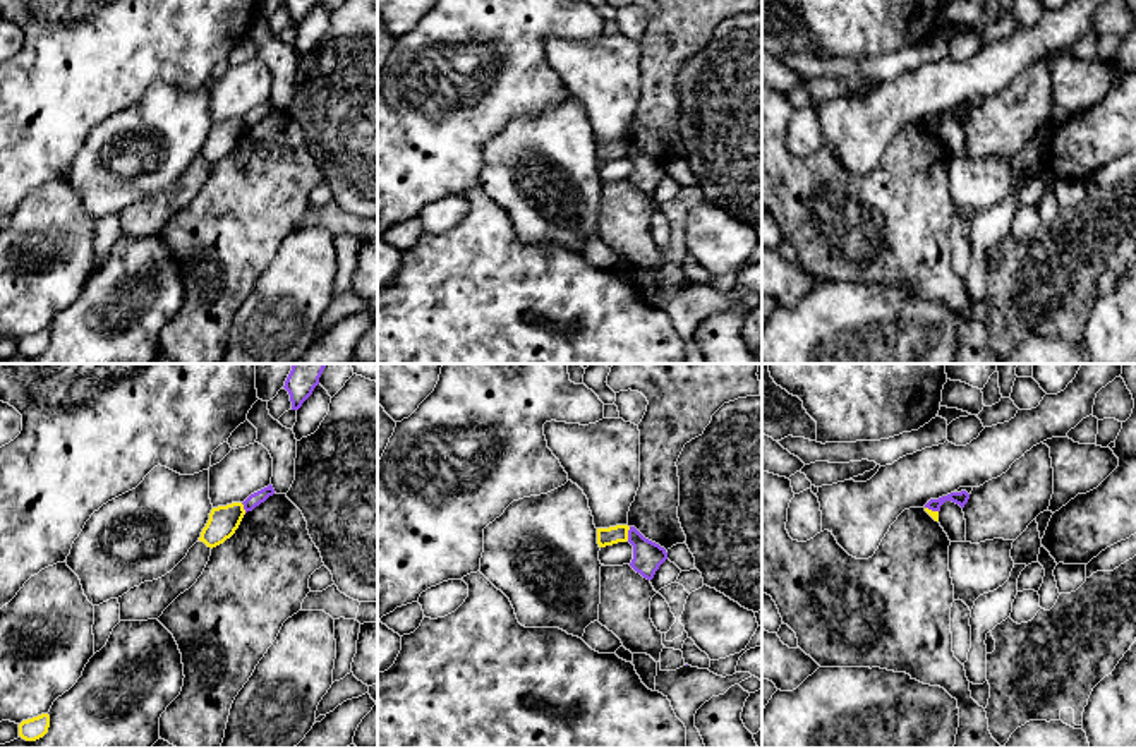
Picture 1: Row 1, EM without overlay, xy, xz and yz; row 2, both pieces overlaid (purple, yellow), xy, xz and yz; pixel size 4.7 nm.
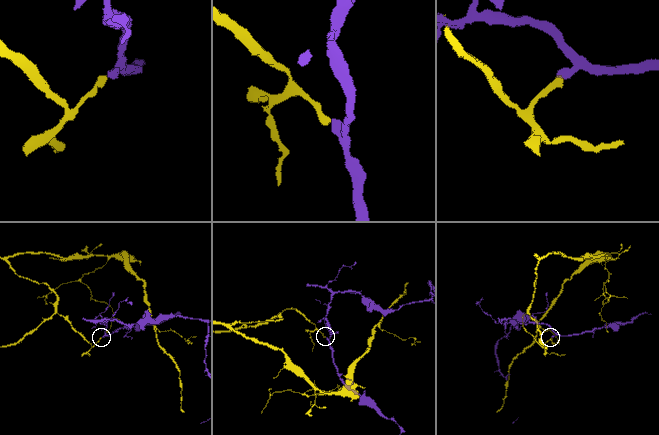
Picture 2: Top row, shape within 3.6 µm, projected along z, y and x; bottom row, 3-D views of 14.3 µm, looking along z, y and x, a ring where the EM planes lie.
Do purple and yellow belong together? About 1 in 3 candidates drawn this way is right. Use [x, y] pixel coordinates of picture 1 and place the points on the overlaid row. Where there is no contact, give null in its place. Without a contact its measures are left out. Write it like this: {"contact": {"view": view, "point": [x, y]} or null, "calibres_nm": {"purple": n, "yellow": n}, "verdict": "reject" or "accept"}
{"contact": {"view": "xz", "point": [628, 534]}, "calibres_nm": {"purple": 140, "yellow": 80}, "verdict": "reject"}

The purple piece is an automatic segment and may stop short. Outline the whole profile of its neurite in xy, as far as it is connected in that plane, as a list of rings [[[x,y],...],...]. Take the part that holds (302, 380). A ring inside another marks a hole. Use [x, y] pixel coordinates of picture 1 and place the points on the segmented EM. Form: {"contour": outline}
{"contour": [[[293,364],[285,381],[285,389],[290,395],[292,410],[299,410],[319,384],[319,377],[326,364]]]}

